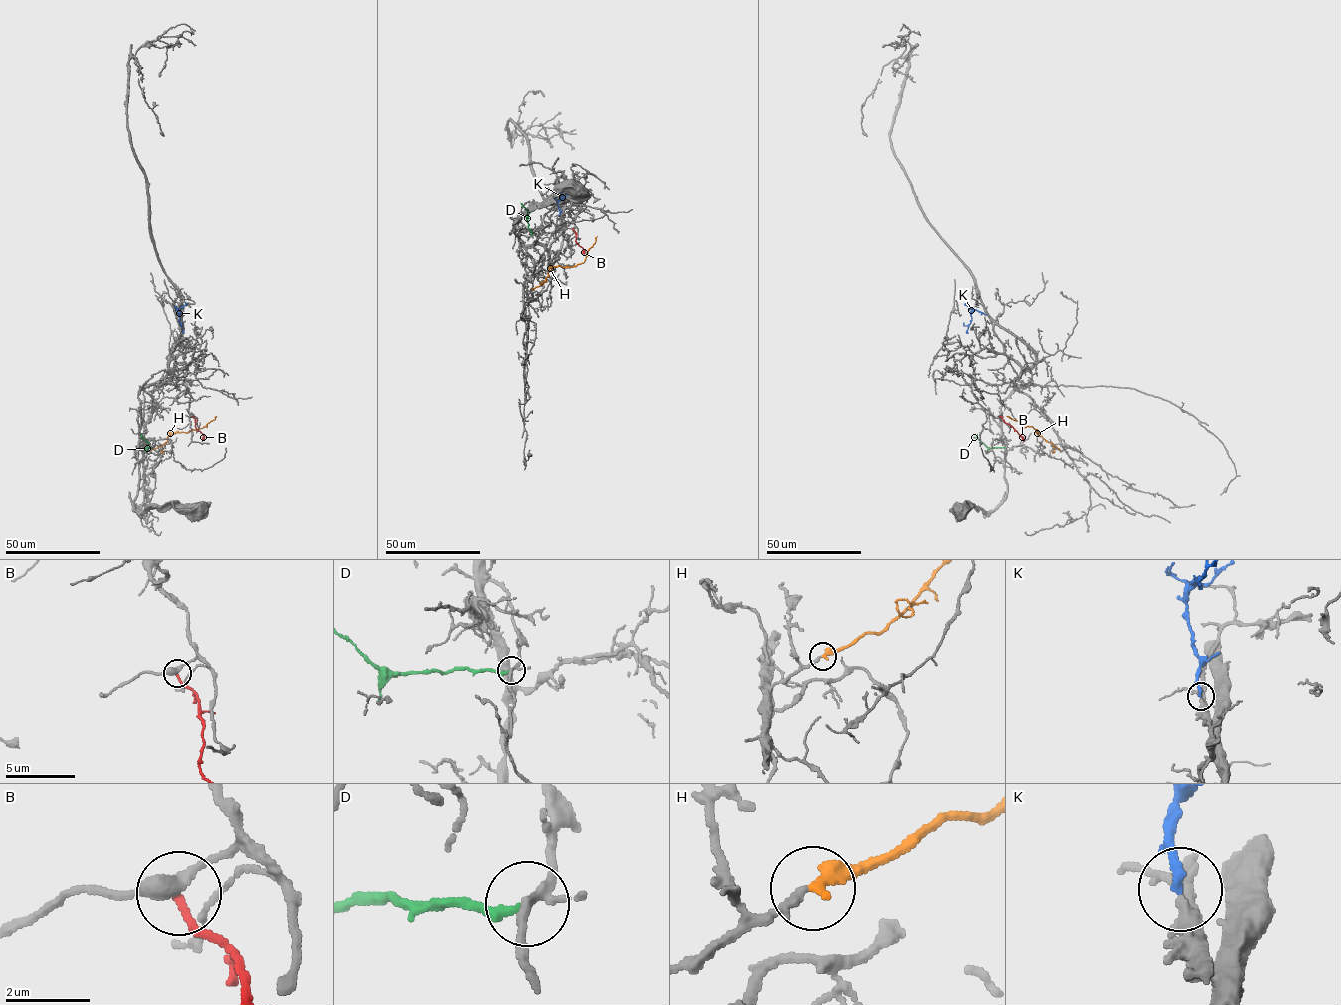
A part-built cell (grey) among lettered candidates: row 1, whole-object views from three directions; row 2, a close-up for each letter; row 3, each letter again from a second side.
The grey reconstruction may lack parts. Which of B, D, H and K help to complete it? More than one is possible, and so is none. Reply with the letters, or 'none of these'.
H, K

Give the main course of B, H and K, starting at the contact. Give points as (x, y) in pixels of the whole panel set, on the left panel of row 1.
B: (192, 416), (195, 427), (203, 436), (202, 441)
H: (150, 450), (160, 446), (170, 434), (202, 428), (216, 416)
K: (179, 314), (184, 333)

